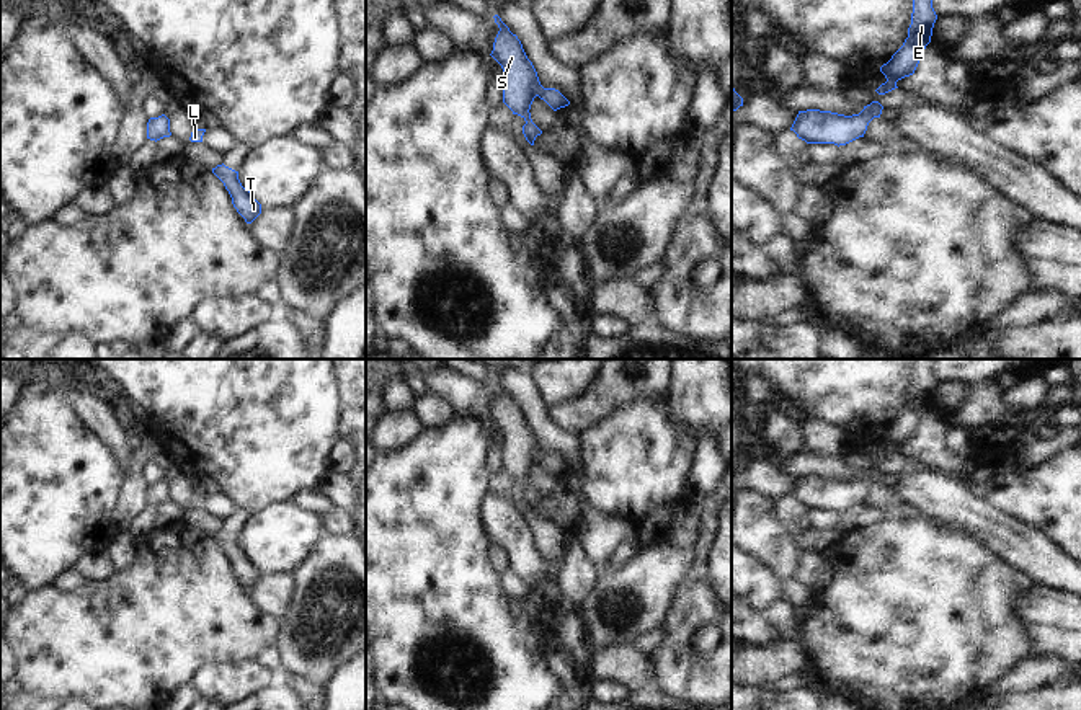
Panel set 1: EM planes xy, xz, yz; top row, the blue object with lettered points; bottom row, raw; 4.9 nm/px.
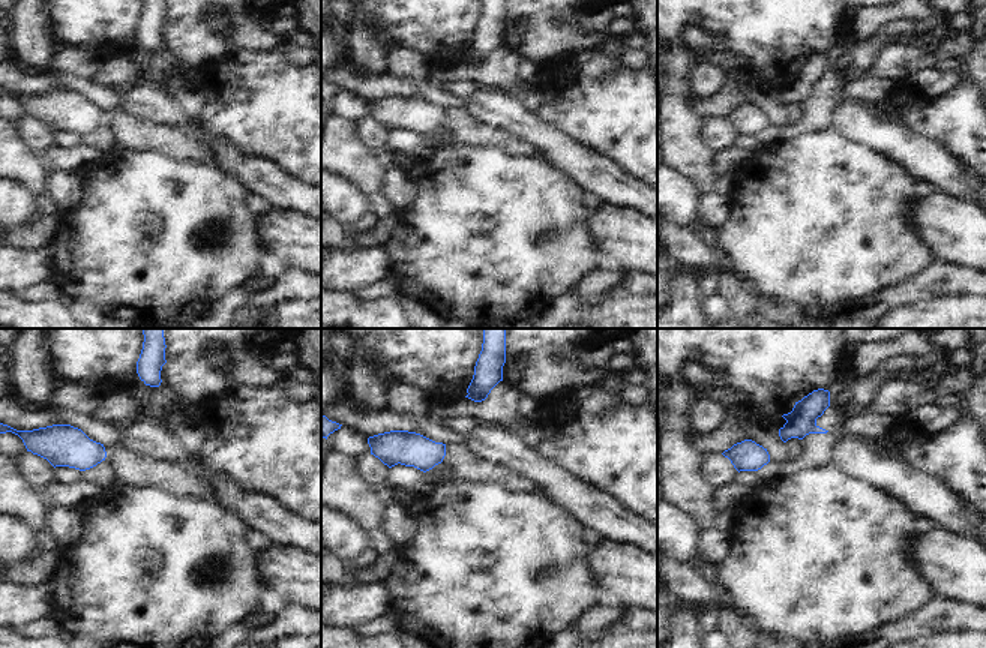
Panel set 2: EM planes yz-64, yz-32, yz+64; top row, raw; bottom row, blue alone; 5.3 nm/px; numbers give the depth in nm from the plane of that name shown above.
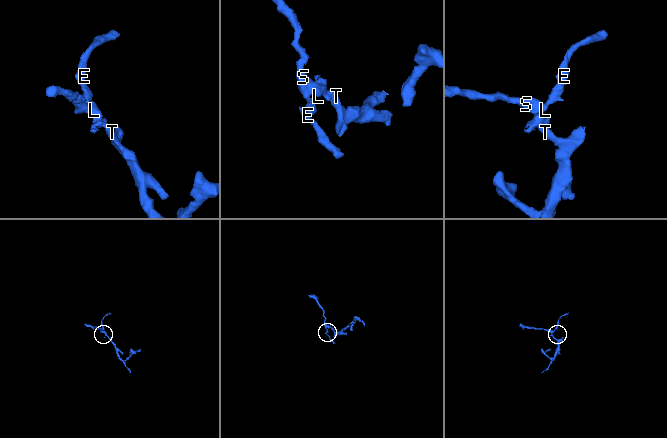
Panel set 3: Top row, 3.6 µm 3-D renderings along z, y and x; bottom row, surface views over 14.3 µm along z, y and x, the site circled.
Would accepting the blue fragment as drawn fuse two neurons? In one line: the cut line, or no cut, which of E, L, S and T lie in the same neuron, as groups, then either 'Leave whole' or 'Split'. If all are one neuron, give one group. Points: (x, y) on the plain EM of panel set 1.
No split. Groups: E L S T. Leave whole

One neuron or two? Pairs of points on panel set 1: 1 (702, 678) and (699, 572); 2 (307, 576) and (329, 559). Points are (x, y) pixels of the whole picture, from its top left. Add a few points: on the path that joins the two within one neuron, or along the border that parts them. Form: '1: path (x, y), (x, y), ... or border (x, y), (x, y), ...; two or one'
1: path (685, 652), (685, 621), (698, 604), (698, 598); one
2: path (312, 575), (324, 563); one

